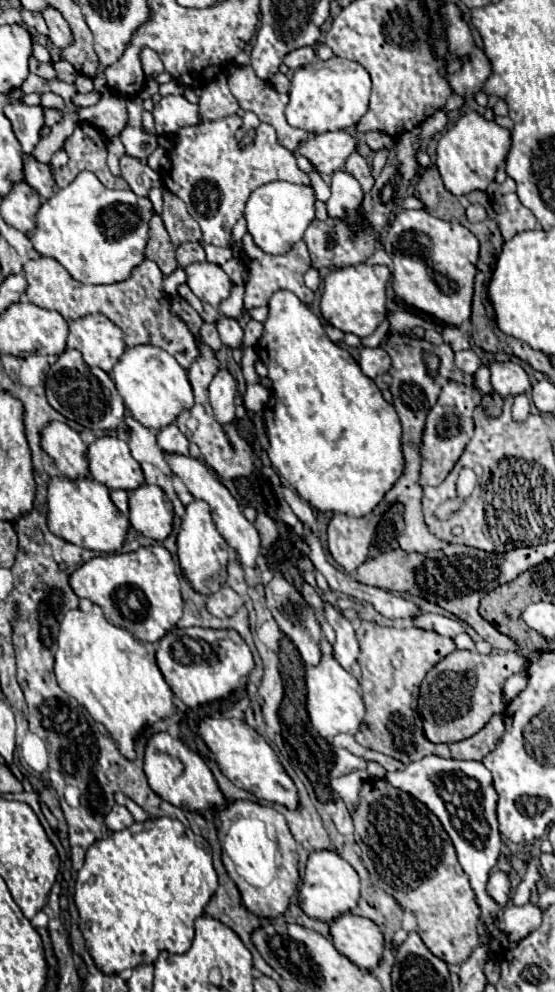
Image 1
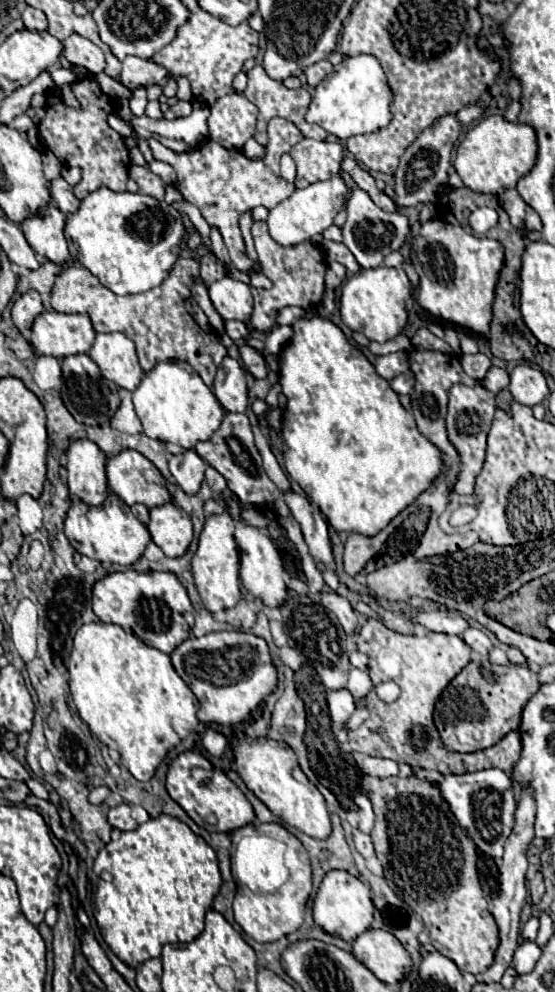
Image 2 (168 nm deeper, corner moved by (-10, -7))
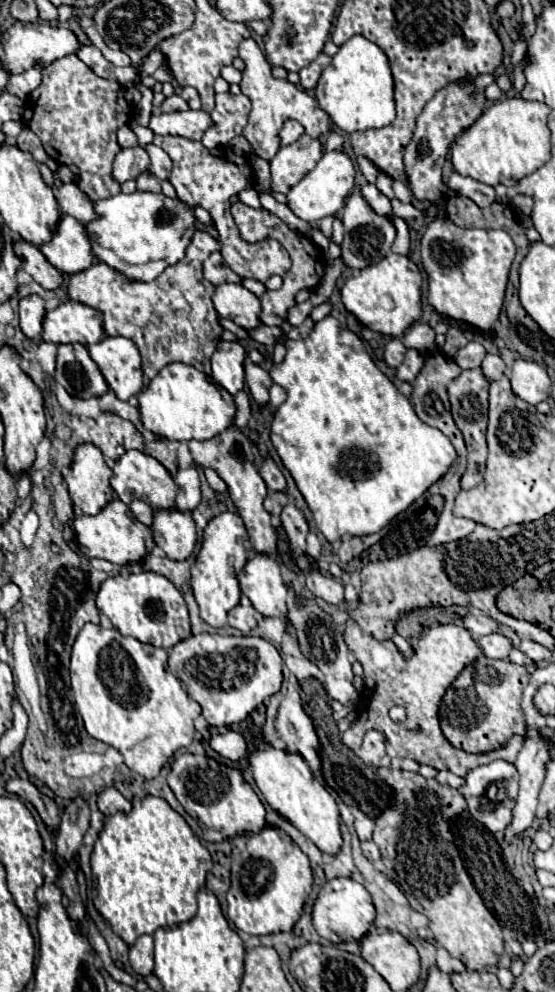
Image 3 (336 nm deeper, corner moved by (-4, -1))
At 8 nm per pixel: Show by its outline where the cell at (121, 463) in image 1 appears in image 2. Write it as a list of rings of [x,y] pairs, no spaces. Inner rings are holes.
[[[121,451],[107,461],[109,489],[127,505],[143,503],[145,507],[159,507],[171,501],[165,479],[159,469],[137,451]]]

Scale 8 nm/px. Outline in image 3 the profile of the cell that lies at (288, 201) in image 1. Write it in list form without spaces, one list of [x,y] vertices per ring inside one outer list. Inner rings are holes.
[[[325,151],[321,161],[317,163],[317,167],[307,173],[289,193],[287,193],[287,207],[303,221],[315,225],[317,221],[321,221],[327,215],[335,215],[339,213],[339,209],[343,207],[345,197],[349,195],[353,183],[355,183],[355,169],[351,159],[343,153],[343,151]]]

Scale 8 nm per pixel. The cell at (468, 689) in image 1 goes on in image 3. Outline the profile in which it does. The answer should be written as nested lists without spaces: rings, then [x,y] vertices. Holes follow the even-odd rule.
[[[485,655],[477,657],[475,663],[467,665],[457,679],[453,681],[453,685],[447,689],[445,697],[441,699],[441,707],[439,707],[439,717],[441,717],[441,731],[445,735],[445,739],[457,747],[463,749],[467,753],[487,753],[491,749],[497,749],[499,745],[507,743],[507,739],[511,735],[525,735],[525,717],[521,711],[521,693],[529,683],[529,673],[523,665],[515,665],[509,661],[501,661],[501,659],[487,659]]]

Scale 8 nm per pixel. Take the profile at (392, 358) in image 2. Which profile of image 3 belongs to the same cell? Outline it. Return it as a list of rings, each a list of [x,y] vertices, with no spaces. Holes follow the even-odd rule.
[[[391,339],[387,345],[385,345],[385,349],[383,349],[383,361],[389,365],[389,367],[399,367],[401,365],[401,361],[403,361],[403,357],[405,357],[405,347],[403,347],[403,343],[399,341],[399,339]]]

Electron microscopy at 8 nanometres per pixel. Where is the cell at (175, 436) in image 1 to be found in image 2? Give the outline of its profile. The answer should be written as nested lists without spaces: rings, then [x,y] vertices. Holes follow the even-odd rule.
[[[185,451],[183,455],[173,455],[169,461],[171,475],[187,495],[197,495],[201,481],[205,477],[205,461],[195,451]]]

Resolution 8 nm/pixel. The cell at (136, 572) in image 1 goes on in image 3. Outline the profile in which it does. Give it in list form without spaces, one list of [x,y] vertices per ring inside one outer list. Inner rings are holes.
[[[153,571],[131,573],[127,577],[115,575],[101,583],[97,593],[97,609],[111,619],[119,633],[131,635],[141,643],[149,643],[161,649],[173,647],[177,641],[183,641],[191,635],[189,613],[183,601],[181,591],[163,575]]]

